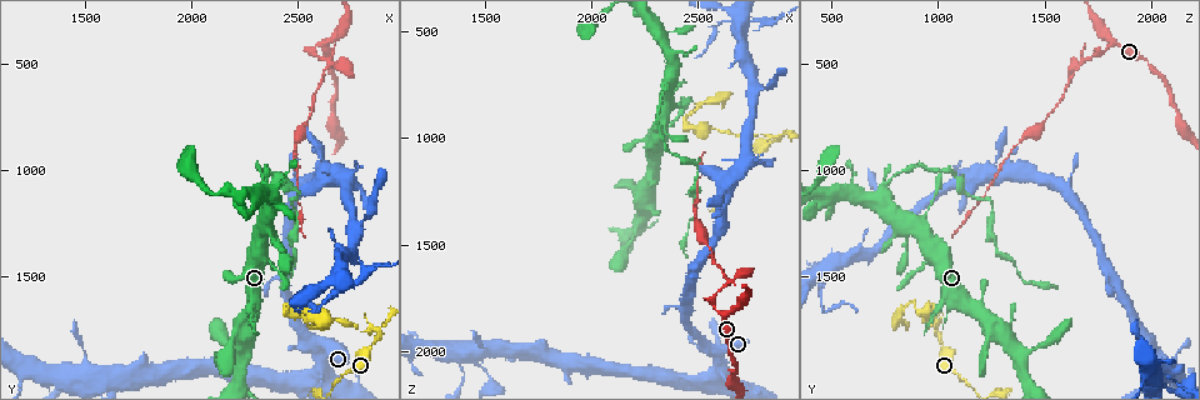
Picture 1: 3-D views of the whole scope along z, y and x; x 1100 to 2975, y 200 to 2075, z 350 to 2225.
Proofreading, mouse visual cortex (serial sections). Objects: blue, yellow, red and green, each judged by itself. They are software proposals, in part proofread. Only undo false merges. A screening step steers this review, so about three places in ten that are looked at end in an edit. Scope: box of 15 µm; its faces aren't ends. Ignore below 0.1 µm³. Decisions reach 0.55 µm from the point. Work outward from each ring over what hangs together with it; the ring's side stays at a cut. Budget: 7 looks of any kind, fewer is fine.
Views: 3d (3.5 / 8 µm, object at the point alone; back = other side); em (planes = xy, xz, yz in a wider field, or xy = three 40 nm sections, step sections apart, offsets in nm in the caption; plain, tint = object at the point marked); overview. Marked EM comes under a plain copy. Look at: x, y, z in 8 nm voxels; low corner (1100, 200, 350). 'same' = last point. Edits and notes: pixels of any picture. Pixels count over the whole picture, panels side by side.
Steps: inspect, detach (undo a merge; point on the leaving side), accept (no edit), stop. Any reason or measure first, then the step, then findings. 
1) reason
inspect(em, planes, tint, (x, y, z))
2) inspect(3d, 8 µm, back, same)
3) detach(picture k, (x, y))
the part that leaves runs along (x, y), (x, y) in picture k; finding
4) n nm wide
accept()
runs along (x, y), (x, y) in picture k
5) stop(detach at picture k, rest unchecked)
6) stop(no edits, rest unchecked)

abrupt turn
inspect(3d, 3.5 µm, (2640, 490, 1680))

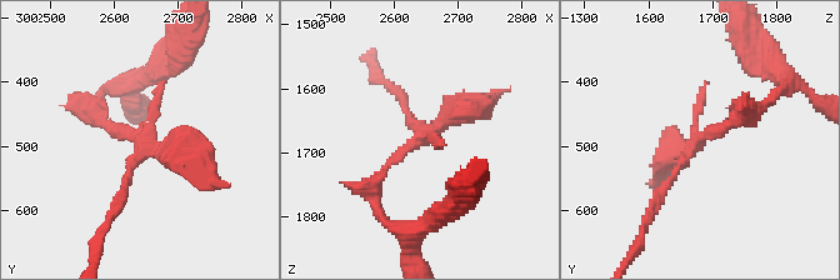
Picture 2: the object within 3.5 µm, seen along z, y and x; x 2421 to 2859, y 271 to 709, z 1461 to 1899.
need the tissue
inspect(em, planes, tint, (2645, 500, 1675))

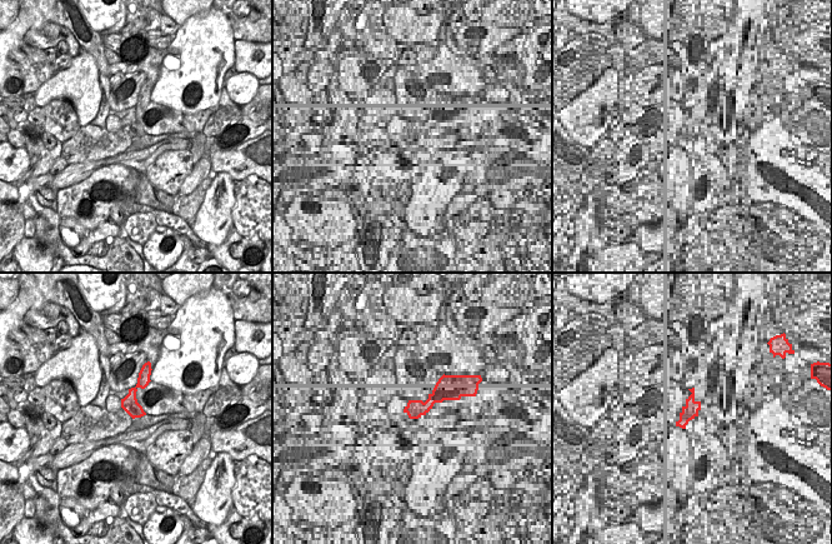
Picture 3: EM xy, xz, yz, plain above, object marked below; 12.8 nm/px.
detach(picture 2, (403, 101))
the part that leaves runs along (419, 138), (400, 93), (380, 80) in picture 2; two cells meet here

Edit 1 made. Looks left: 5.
redraw
inspect(overview)

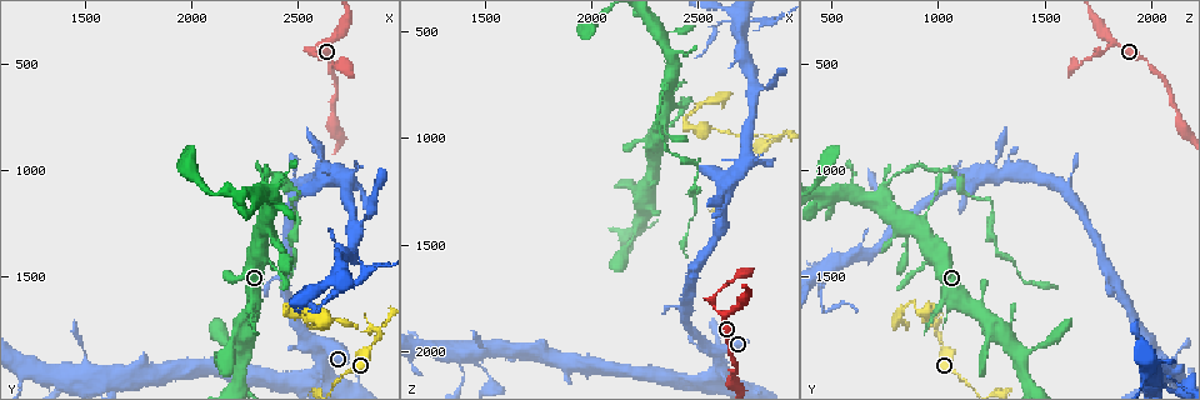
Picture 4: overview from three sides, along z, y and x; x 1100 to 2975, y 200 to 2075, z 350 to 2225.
sharp bend
inspect(3d, 3.5 µm, (2870, 1770, 1000))

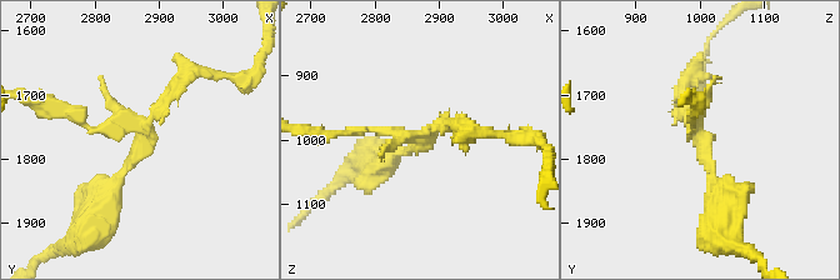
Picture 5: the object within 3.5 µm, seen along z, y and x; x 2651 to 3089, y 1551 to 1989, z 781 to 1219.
shape alone is not enough
inspect(em, planes, tint, (2870, 1765, 1005))

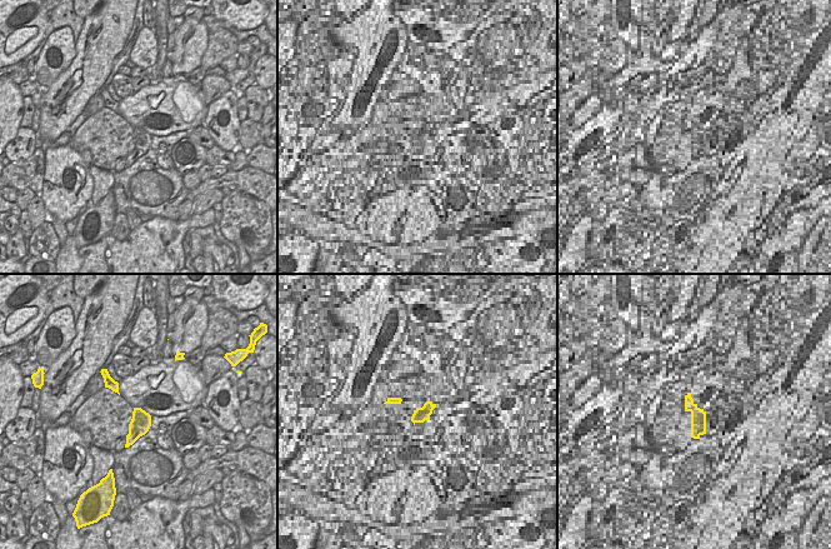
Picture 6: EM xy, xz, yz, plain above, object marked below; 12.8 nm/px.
cut it another way
inspect(em, xy, step 2, tint, same)

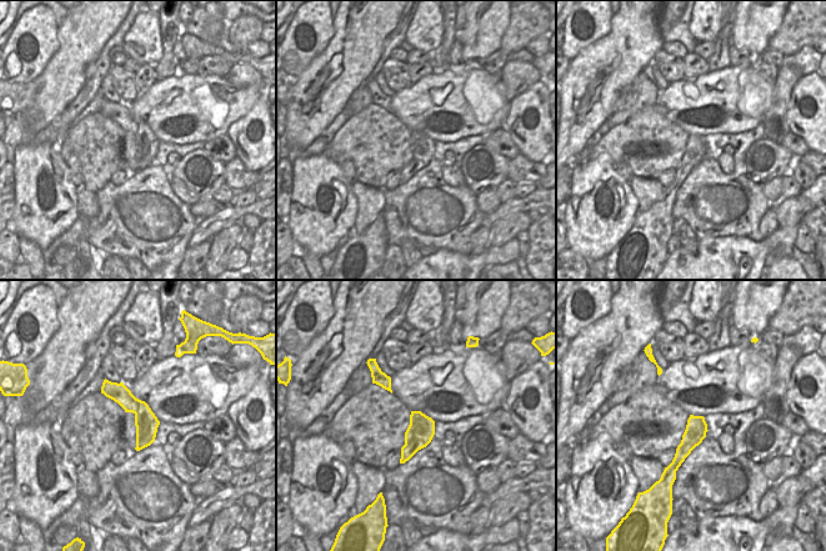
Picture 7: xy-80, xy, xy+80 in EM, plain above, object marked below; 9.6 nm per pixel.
detach(picture 5, (706, 96))
border along (143, 401), (135, 414) in picture 7; two cells meet here

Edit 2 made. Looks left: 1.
stop(detach at picture 2, detach at picture 5, rest unchecked)

